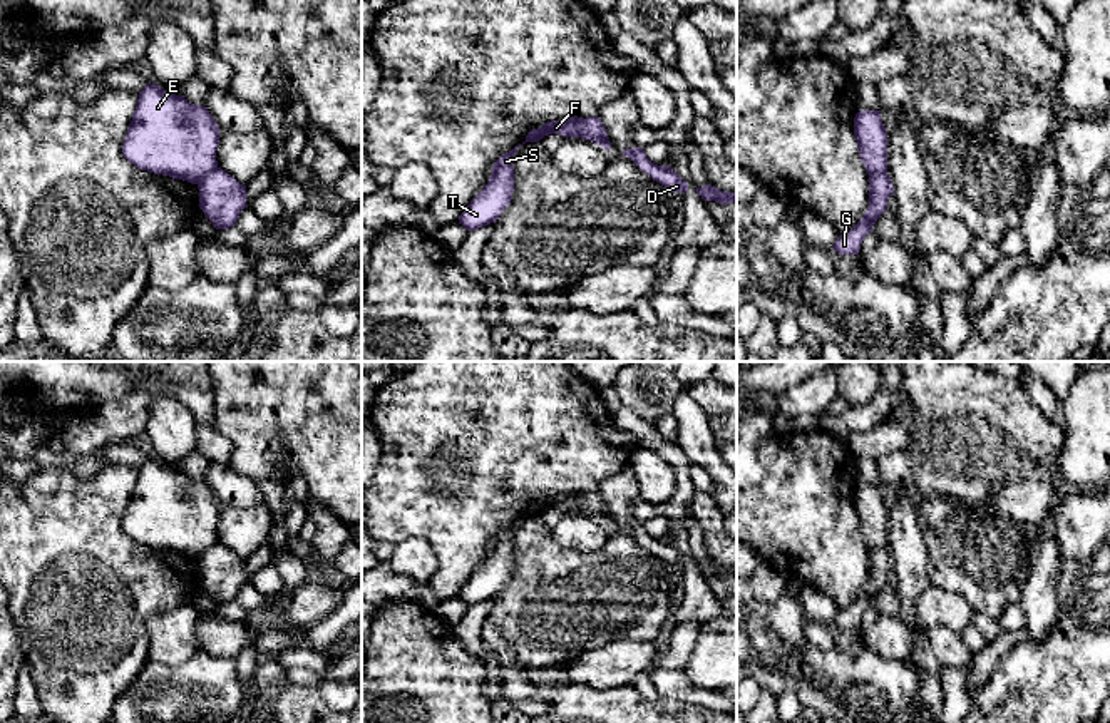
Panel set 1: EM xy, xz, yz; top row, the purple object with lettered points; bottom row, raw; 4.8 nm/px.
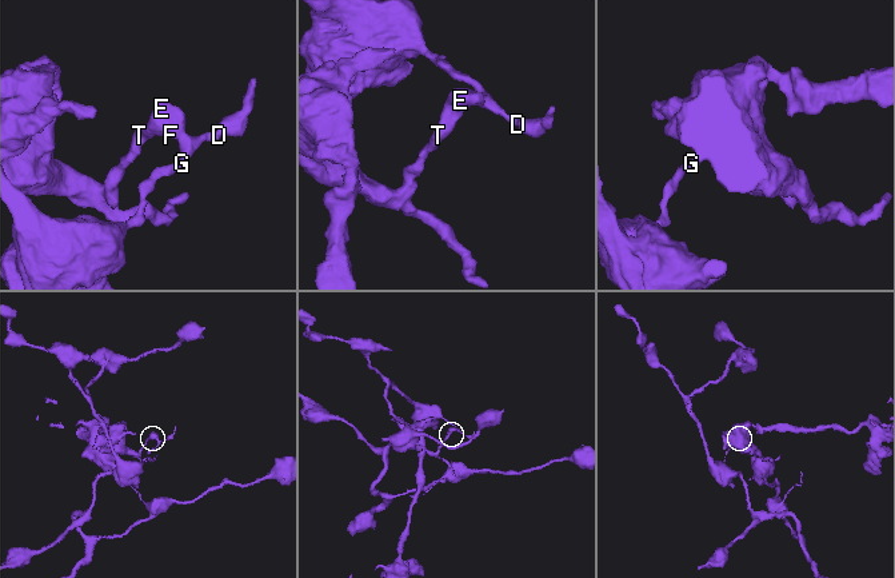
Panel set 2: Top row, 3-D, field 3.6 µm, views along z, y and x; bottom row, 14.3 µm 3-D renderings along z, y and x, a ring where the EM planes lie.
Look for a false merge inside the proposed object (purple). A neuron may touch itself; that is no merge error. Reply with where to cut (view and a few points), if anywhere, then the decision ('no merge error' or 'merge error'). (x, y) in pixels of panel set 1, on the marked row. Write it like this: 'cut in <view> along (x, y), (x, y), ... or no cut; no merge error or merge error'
cut in xy along (216, 166), (196, 183); merge error

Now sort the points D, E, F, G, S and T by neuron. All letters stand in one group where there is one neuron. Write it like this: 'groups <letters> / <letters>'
groups D G / E F S T

